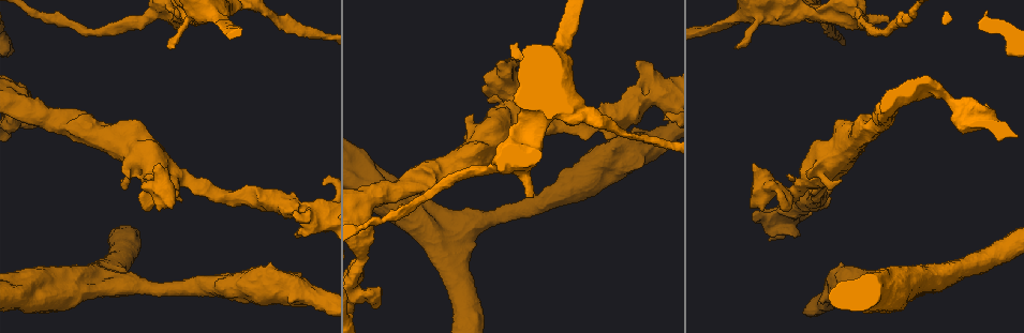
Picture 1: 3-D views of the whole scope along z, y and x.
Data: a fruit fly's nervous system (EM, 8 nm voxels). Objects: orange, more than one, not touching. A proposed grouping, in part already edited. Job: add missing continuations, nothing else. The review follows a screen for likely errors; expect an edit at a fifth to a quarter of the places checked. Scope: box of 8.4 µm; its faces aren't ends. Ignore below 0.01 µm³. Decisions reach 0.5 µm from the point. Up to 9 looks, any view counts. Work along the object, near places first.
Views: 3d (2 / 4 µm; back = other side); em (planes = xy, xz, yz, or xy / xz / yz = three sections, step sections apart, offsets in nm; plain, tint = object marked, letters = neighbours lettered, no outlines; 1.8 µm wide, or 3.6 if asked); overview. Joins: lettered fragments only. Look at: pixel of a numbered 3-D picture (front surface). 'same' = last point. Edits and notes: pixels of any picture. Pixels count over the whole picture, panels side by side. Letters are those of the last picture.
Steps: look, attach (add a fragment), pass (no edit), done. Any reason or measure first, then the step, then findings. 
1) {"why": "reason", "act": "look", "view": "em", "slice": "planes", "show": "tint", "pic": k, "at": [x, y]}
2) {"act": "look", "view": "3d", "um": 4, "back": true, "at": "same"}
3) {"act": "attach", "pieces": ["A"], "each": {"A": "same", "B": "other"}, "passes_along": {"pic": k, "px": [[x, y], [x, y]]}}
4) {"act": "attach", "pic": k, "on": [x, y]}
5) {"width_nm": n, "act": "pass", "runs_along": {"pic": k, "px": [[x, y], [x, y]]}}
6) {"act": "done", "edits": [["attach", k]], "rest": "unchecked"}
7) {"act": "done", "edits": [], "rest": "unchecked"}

{"why": "stops while still wide", "act": "look", "view": "em", "slice": "xy", "step": 16, "show": "tint", "pic": 1, "at": [794, 237]}

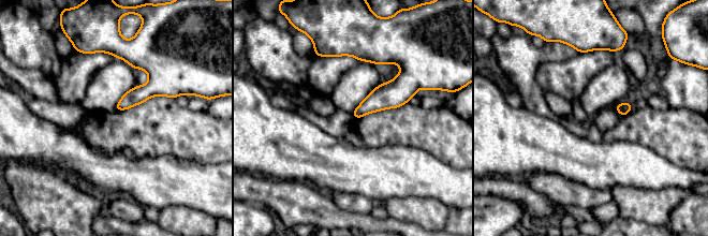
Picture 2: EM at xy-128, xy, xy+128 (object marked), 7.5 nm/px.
{"act": "look", "view": "em", "slice": "planes", "show": "letters", "at": "same"}

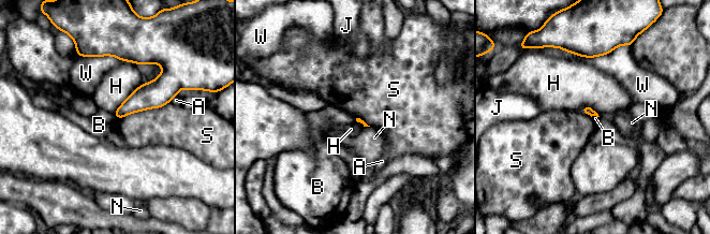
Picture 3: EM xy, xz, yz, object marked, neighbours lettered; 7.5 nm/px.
{"act": "pass", "each": {"A": "other", "B": "other", "H": "other", "J": "other", "N": "other", "S": "other", "W": "other"}, "border": {"pic": 3, "px": [[113, 113], [116, 119]]}, "found": "none of them fits"}

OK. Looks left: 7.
{"act": "look", "view": "em", "um": 3.6, "slice": "planes", "show": "letters", "pic": 1, "at": [518, 43]}

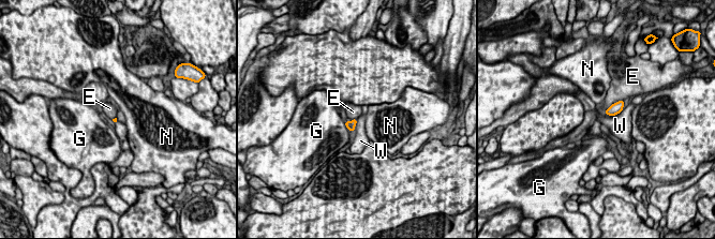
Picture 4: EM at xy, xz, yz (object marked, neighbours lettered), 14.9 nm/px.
{"act": "pass", "each": {"E": "other", "G": "other", "N": "other", "W": "other"}, "found": "none of them fits"}

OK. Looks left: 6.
{"why": "stops while still wide", "act": "look", "view": "3d", "um": 2, "pic": 1, "at": [789, 176]}

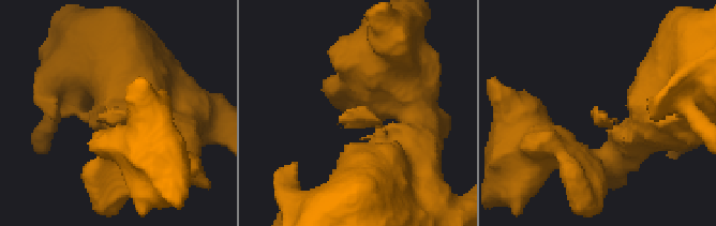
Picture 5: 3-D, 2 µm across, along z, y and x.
{"act": "look", "view": "em", "slice": "xz", "step": 16, "show": "tint", "pic": 5, "at": [600, 114]}

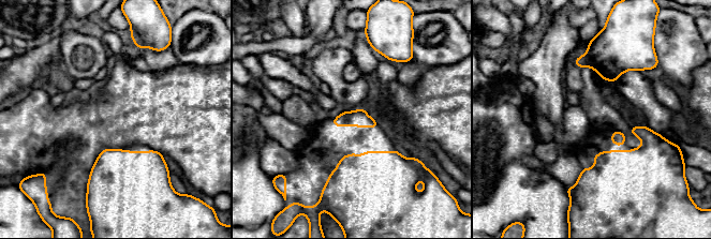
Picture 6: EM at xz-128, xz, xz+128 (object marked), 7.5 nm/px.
{"act": "look", "view": "em", "slice": "planes", "show": "letters", "at": "same"}

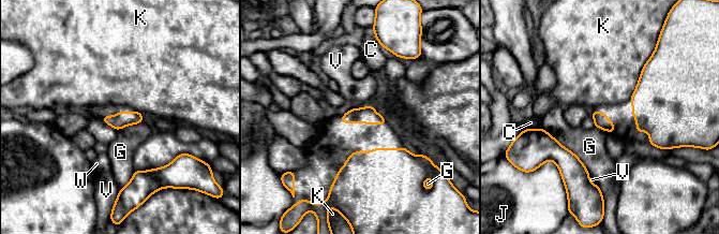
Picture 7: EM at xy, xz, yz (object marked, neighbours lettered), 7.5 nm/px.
{"act": "pass", "each": {"C": "other", "G": "other", "J": "other", "K": "other", "V": "other", "W": "other"}, "border": {"pic": 7, "px": [[648, 59], [629, 98]]}, "found": "none of them fits"}

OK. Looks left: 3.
{"act": "look", "view": "3d", "um": 2, "pic": 1, "at": [887, 20]}

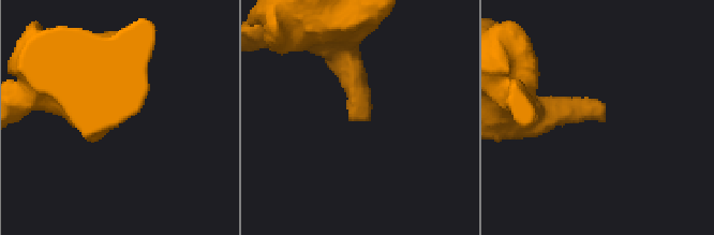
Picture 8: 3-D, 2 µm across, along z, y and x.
{"act": "look", "view": "em", "slice": "yz", "step": 16, "show": "tint", "pic": 8, "at": [601, 119]}

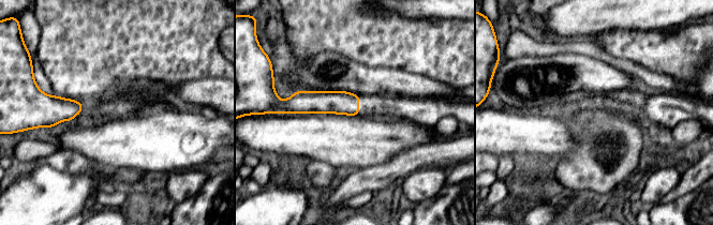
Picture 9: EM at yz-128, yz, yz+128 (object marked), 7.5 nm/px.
{"why": "cut it another way", "act": "look", "view": "em", "slice": "planes", "show": "letters", "at": "same"}

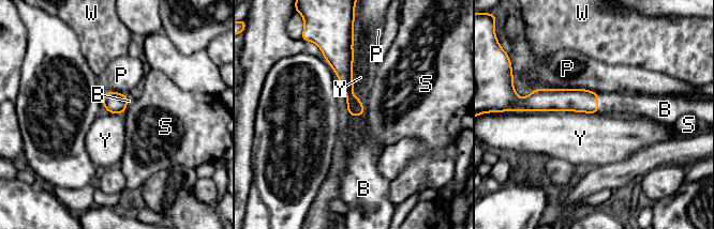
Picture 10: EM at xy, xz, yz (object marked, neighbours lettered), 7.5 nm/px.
{"act": "attach", "pieces": ["B"], "each": {"B": "same", "P": "other", "S": "other", "W": "other", "Y": "other"}, "found": "it goes on there"}

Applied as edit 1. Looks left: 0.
{"act": "done", "edits": [["attach", 10]], "rest": "unchecked"}

